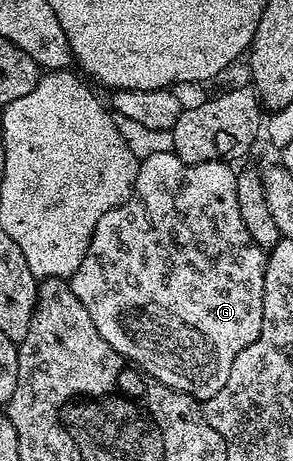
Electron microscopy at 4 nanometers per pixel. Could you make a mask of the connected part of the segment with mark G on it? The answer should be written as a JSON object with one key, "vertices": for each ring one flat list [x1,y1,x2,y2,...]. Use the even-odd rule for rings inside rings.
{"vertices":[[173,152,159,153,158,155,150,155,149,157,143,158,143,160,140,161,140,170,136,176,132,194,118,207,114,207,114,211,106,211,106,215,102,215,102,219,98,219,98,227,90,239,90,247,86,251,86,255,82,259,78,271,72,274,70,278,74,295,78,295,82,307,86,307,86,311,90,311,90,319,94,319,94,327,98,327,98,335,102,335,102,339,106,339,106,343,110,343,110,347,114,347,114,351,118,351,122,354,125,361,131,363,137,370,143,371,151,380,161,381,162,384,168,385,180,393,188,393,201,403,207,402,209,397,218,395,218,391,222,391,222,383,226,383,226,379,230,376,230,367,234,367,234,359,238,359,238,351,250,347,250,343,254,343,254,339,258,339,258,335,262,331,262,291,264,290,264,262,266,260,266,253,265,250,258,247,258,243,254,243,250,239,250,231,246,231,246,223,242,223,242,211,238,211,236,175,237,170,227,161,211,161,210,163,187,165,185,161,178,159]]}

